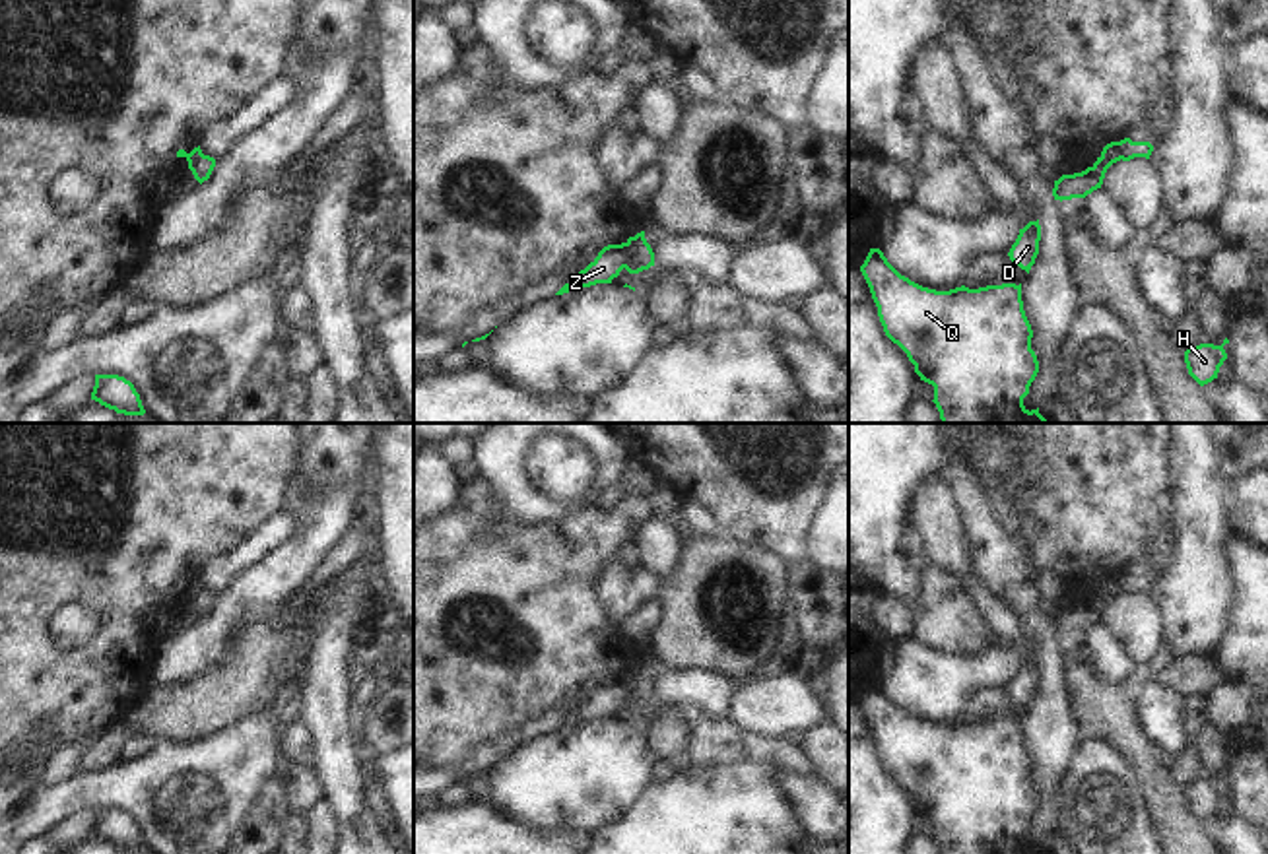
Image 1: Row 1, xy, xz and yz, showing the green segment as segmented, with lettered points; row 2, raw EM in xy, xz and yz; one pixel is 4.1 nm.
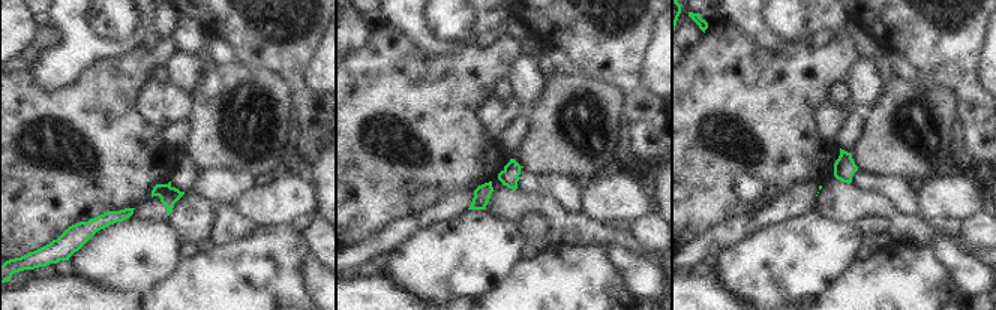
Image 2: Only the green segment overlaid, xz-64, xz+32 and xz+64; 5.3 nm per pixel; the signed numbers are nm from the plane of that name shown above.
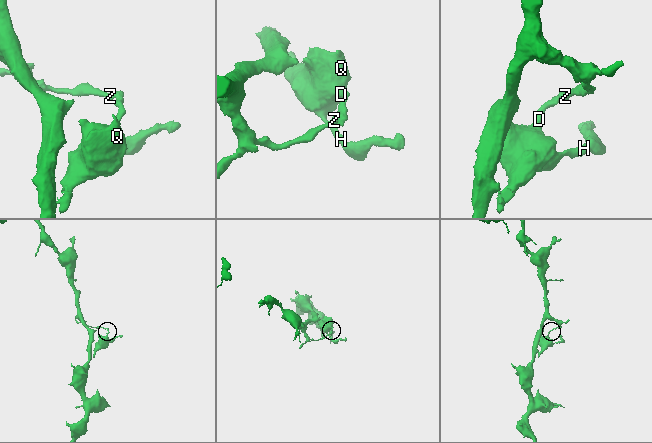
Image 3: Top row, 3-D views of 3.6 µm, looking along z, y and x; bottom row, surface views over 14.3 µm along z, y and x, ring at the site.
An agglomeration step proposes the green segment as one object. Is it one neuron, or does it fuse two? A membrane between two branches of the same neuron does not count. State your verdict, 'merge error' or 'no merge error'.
merge error

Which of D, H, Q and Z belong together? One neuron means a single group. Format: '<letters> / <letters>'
D H Q / Z

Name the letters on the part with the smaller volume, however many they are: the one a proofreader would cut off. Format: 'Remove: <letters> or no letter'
Remove: D, H, Q

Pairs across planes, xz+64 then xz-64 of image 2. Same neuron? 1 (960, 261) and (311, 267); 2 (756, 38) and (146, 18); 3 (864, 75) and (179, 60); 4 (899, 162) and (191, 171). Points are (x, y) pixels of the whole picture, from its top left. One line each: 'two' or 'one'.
1: one
2: one
3: one
4: two

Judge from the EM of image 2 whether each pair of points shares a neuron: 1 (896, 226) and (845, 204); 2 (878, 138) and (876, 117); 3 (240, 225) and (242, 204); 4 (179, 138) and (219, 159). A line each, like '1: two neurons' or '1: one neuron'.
1: one neuron
2: one neuron
3: two neurons
4: two neurons

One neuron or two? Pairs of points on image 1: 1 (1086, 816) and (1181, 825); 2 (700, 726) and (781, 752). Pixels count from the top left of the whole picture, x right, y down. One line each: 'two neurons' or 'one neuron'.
1: two neurons
2: one neuron

